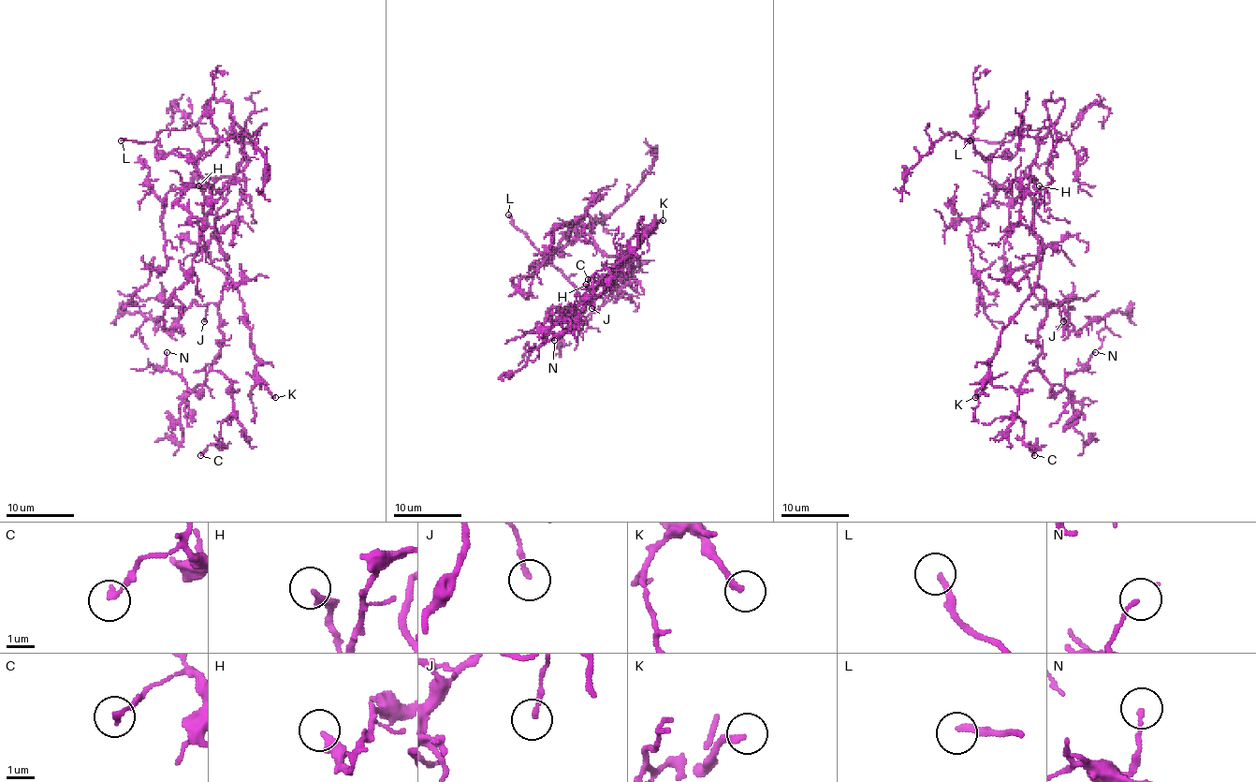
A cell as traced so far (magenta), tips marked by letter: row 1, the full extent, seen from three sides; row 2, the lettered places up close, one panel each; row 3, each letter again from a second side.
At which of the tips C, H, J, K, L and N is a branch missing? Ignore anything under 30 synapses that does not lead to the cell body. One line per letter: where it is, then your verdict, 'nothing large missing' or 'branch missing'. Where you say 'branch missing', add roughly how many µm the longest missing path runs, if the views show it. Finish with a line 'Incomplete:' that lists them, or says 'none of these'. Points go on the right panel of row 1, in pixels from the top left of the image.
C: (1034, 455) | nothing large missing
H: (1039, 185) | nothing large missing
J: (1063, 321) | nothing large missing
K: (975, 397) | branch missing | 20 µm
L: (970, 140) | branch missing | 30 µm
N: (1095, 352) | nothing large missing
Incomplete: K, L

